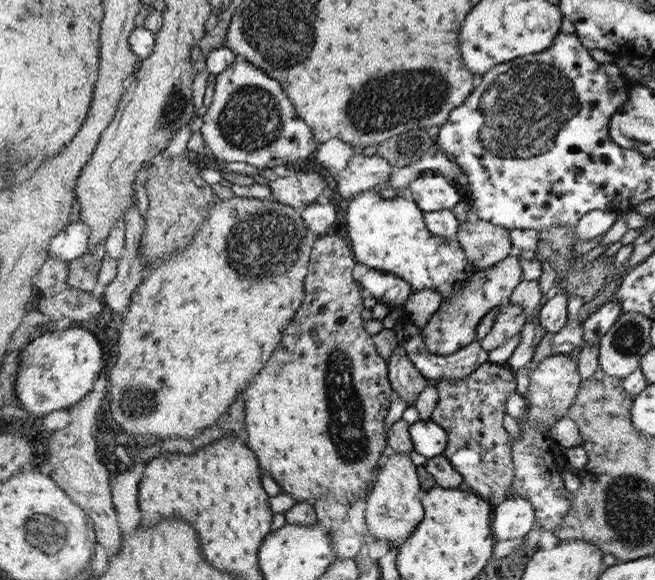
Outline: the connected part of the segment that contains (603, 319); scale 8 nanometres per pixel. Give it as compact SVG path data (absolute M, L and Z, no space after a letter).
M616 301L602 305L595 314L592 313L582 324L583 340L589 345L598 346L600 339L622 315L620 303Z

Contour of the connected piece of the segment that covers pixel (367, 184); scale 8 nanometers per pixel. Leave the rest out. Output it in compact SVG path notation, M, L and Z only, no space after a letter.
M354 154L344 170L335 175L338 185L338 199L346 202L356 198L360 192L379 189L388 183L394 166L384 157Z

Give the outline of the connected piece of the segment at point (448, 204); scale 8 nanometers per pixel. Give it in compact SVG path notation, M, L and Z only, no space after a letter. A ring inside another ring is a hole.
M424 171L409 187L418 208L426 212L451 210L463 199L460 188L436 171Z

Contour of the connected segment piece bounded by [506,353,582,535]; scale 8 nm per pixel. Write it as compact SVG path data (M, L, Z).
M552 354L543 359L538 366L529 374L529 385L527 393L523 396L527 402L529 411L527 412L527 420L518 422L521 425L522 434L518 439L513 439L513 463L516 469L516 478L513 479L513 485L510 487L506 500L510 498L524 498L530 501L533 505L533 510L536 513L534 526L539 527L544 532L549 532L555 535L558 528L565 522L569 512L574 510L575 504L574 492L570 492L564 483L564 466L566 460L564 452L551 439L551 426L562 417L569 414L569 408L572 407L573 400L576 399L577 392L580 390L582 379L578 374L578 359L574 361L570 354Z

